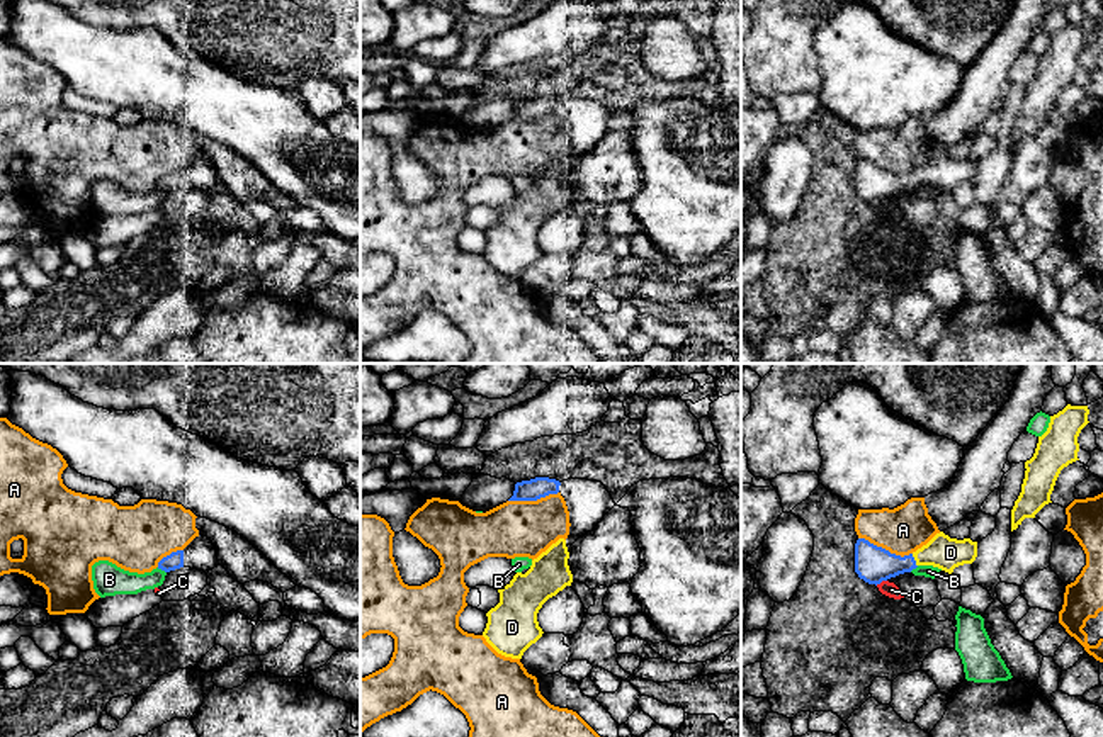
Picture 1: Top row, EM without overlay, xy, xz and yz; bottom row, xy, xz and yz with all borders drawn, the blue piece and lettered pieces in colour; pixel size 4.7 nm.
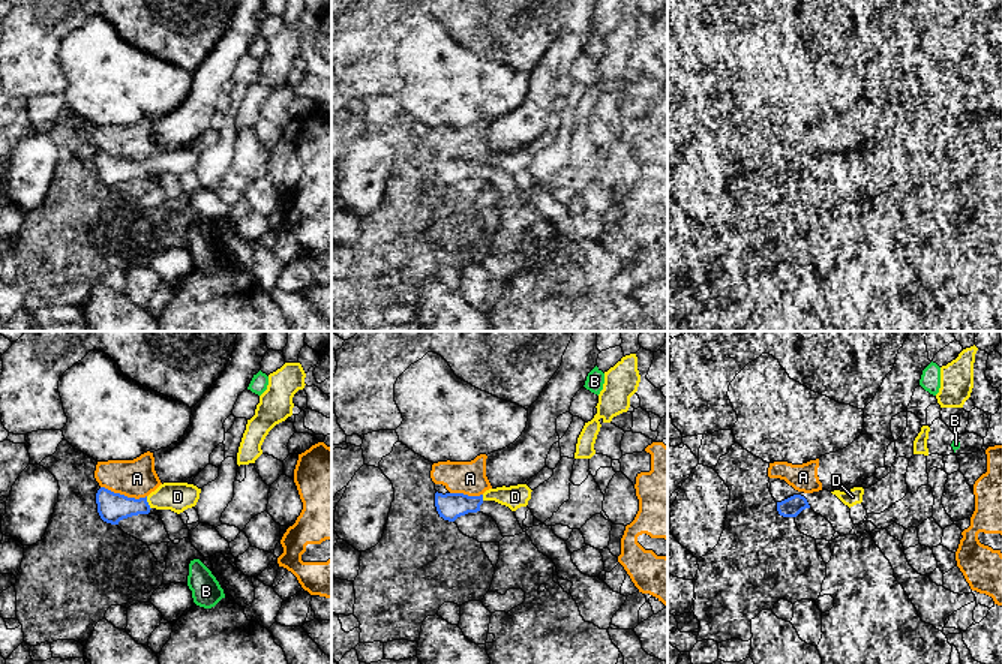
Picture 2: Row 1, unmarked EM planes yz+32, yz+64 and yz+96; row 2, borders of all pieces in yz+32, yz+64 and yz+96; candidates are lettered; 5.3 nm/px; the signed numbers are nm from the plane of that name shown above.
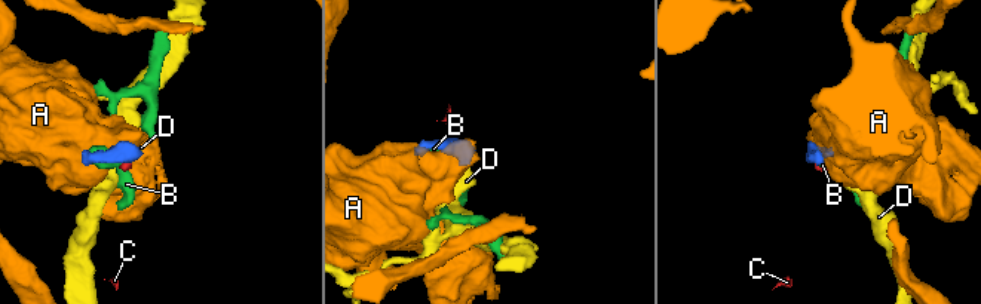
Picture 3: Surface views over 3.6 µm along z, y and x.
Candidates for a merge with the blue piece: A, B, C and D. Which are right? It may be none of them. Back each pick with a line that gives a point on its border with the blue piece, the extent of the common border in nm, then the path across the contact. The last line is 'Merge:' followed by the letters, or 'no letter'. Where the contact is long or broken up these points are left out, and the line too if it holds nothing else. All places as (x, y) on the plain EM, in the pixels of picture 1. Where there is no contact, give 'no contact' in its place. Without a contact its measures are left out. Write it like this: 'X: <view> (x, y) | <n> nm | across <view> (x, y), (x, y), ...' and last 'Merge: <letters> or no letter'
D: yz (915, 180) | 70 nm
Merge: D

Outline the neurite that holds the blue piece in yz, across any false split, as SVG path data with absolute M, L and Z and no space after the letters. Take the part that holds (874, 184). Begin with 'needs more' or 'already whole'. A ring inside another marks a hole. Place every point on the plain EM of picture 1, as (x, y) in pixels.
needs more; M943 151L904 177L858 158L855 163L855 192L865 202L877 205L899 194L911 192L918 185L933 185L952 194L955 187L972 183L976 177L977 161L950 158Z

